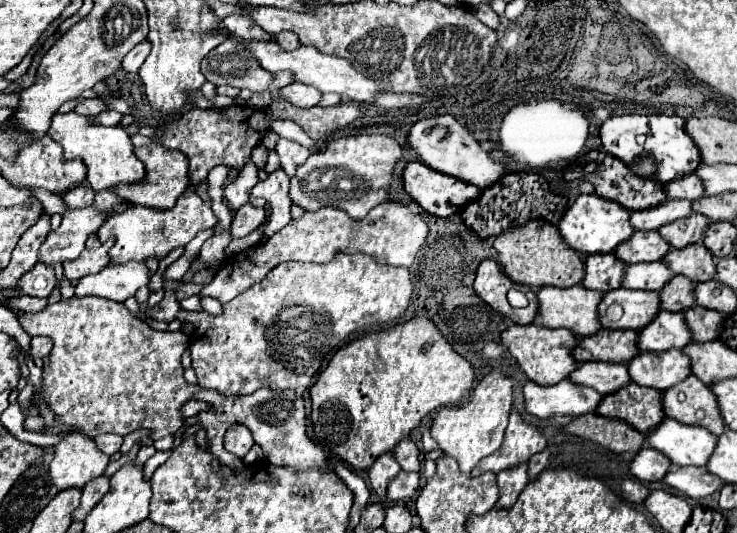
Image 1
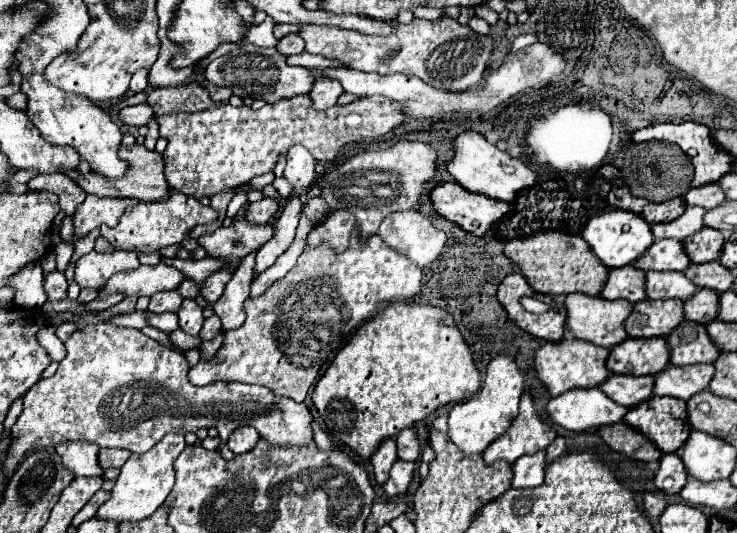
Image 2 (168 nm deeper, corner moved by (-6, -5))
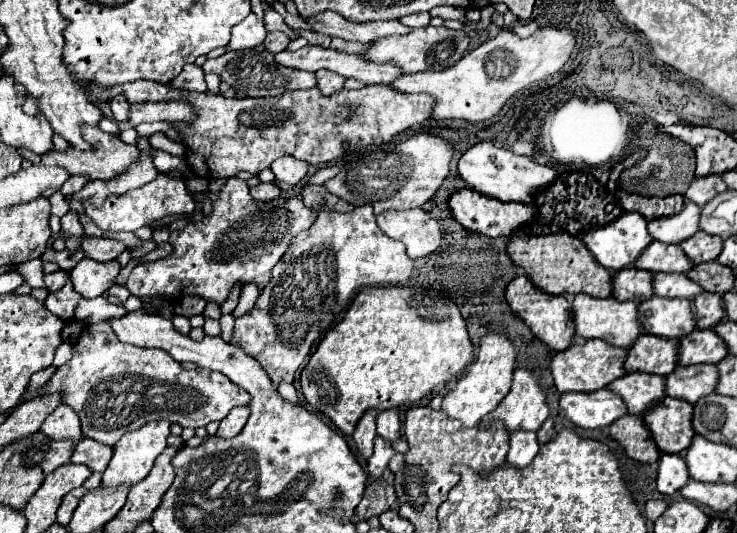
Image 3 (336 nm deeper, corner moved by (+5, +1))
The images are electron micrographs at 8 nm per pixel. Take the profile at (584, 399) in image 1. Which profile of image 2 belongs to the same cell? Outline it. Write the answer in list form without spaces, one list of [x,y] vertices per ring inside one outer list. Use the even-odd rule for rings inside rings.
[[[600,388],[568,390],[548,402],[550,418],[574,432],[590,428],[598,430],[602,426],[622,422],[628,410],[630,408],[624,408],[608,398]]]

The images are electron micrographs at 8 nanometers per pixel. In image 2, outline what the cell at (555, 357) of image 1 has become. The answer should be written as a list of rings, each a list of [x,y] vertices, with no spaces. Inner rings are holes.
[[[568,338],[564,342],[546,342],[536,350],[536,370],[540,380],[546,384],[548,392],[552,396],[560,396],[572,388],[596,388],[602,382],[606,382],[612,372],[606,368],[606,358],[610,354],[610,348],[602,348],[578,338]]]

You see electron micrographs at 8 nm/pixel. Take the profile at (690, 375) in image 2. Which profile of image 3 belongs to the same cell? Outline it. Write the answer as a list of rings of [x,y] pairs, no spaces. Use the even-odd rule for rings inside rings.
[[[713,364],[679,366],[669,376],[665,376],[665,394],[695,404],[701,396],[711,394],[715,384],[717,368]]]

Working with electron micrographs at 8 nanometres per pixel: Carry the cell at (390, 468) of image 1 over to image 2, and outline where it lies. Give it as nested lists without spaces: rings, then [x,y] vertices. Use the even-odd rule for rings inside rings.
[[[386,438],[370,458],[370,462],[374,466],[374,478],[378,484],[384,484],[388,480],[388,472],[396,460],[398,460],[396,442],[394,442],[394,438]]]

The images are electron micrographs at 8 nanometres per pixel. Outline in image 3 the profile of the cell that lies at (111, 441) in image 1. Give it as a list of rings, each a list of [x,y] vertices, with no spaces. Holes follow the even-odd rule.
[[[83,438],[81,444],[77,444],[77,448],[73,450],[71,462],[73,464],[85,464],[91,470],[103,472],[107,468],[107,464],[109,464],[111,456],[113,456],[111,446],[95,442],[95,440],[89,440],[89,438]]]

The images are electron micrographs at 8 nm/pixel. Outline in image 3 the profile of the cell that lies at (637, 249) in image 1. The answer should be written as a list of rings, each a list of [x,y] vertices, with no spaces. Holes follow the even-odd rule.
[[[655,240],[635,260],[635,268],[643,268],[649,272],[687,272],[691,266],[693,262],[679,246],[661,244]]]

